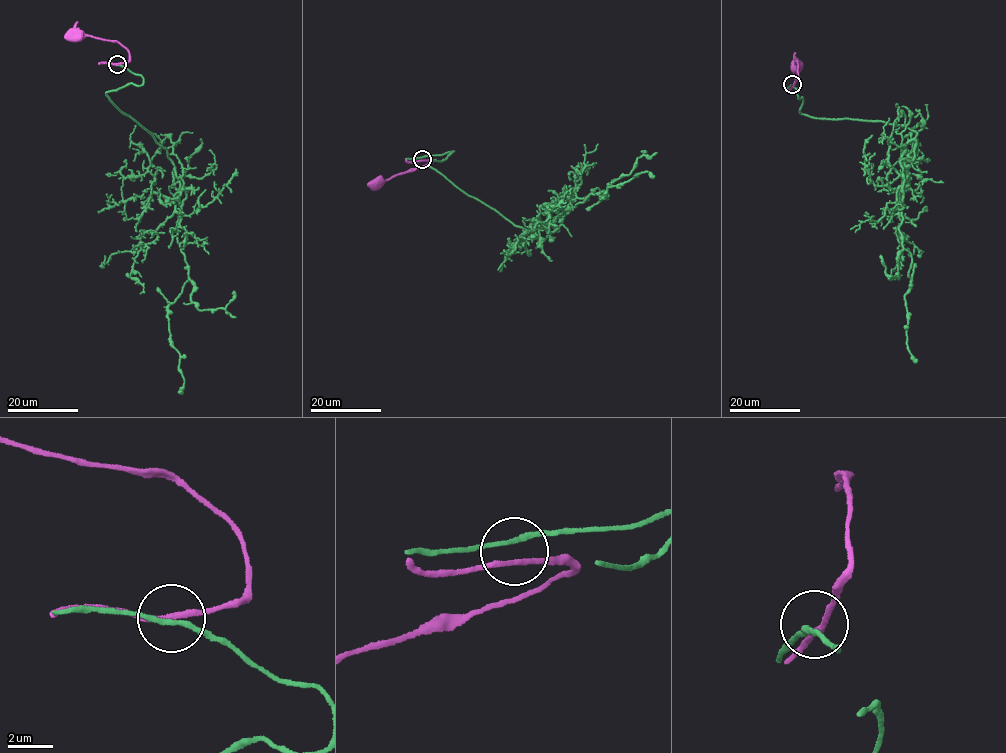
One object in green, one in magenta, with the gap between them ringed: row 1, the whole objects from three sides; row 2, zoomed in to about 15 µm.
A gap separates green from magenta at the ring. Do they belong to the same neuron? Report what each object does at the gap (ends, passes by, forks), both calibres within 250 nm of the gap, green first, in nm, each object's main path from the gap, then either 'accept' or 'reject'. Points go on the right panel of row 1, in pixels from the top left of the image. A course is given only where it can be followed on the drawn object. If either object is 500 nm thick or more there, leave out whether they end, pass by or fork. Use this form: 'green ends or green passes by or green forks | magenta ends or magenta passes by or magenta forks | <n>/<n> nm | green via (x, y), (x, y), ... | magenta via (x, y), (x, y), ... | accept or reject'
green passes by | magenta passes by | 220/240 nm | green via (791, 85), (800, 113), (917, 133), (902, 155), (899, 228), (911, 255), (905, 303), (915, 363) | magenta via (793, 84), (799, 61), (795, 63), (798, 66) | reject

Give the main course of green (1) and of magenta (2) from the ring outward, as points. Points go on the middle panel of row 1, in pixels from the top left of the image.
1: (422, 157), (453, 151), (429, 165), (543, 240), (554, 218), (590, 194), (608, 198), (610, 186), (650, 176)
2: (423, 160), (431, 161), (378, 184)

